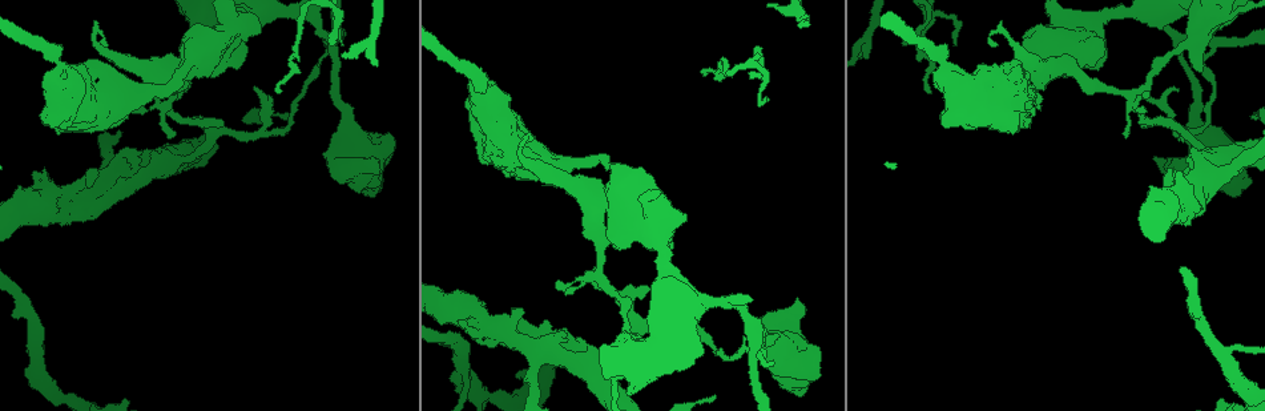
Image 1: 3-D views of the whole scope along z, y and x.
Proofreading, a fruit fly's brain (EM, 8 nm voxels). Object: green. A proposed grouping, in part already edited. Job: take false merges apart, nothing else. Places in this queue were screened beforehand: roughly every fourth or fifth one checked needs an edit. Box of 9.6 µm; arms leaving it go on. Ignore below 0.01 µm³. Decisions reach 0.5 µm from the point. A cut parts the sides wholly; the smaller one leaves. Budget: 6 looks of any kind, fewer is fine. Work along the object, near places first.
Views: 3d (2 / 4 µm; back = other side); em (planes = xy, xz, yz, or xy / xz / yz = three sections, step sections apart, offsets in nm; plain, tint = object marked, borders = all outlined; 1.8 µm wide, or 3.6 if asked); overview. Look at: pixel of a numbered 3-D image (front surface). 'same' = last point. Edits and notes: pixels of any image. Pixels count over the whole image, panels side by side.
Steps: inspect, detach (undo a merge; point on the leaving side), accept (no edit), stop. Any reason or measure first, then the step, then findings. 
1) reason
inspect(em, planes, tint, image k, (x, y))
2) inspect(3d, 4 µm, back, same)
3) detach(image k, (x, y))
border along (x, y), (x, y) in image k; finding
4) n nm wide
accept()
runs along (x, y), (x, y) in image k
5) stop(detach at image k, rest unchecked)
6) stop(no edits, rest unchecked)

inspect(em, planes, tint, image 1, (260, 135))

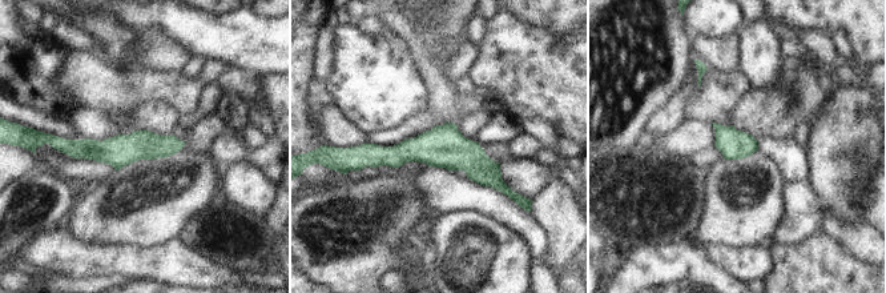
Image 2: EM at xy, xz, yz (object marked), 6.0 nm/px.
180 nm wide
accept()
runs along (359, 153), (456, 152), (506, 189) in image 2; one cell here

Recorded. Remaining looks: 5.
calibre changes
inspect(em, planes, plain, image 1, (1212, 41))

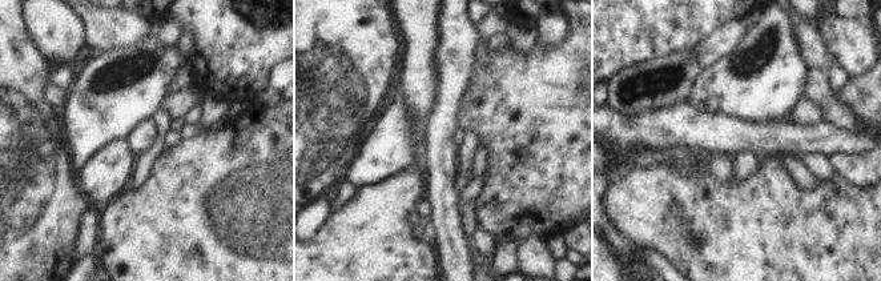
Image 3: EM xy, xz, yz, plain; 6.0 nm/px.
inspect(em, planes, tint, same)

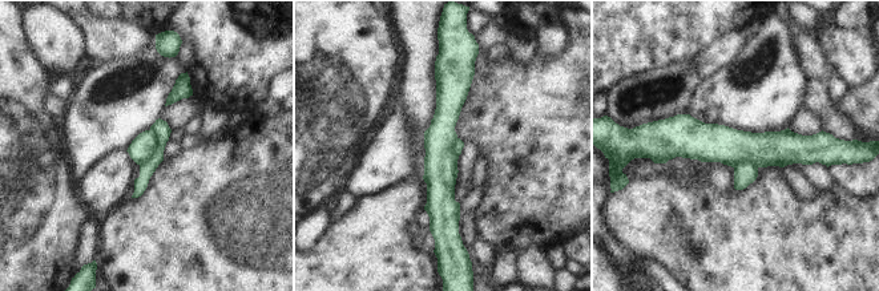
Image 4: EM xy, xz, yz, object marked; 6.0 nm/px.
detach(image 4, (161, 132))
border along (150, 129), (154, 149), (140, 165) in image 4; a second cell is stuck on

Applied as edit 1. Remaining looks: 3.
stop(detach at image 4, rest unchecked)

